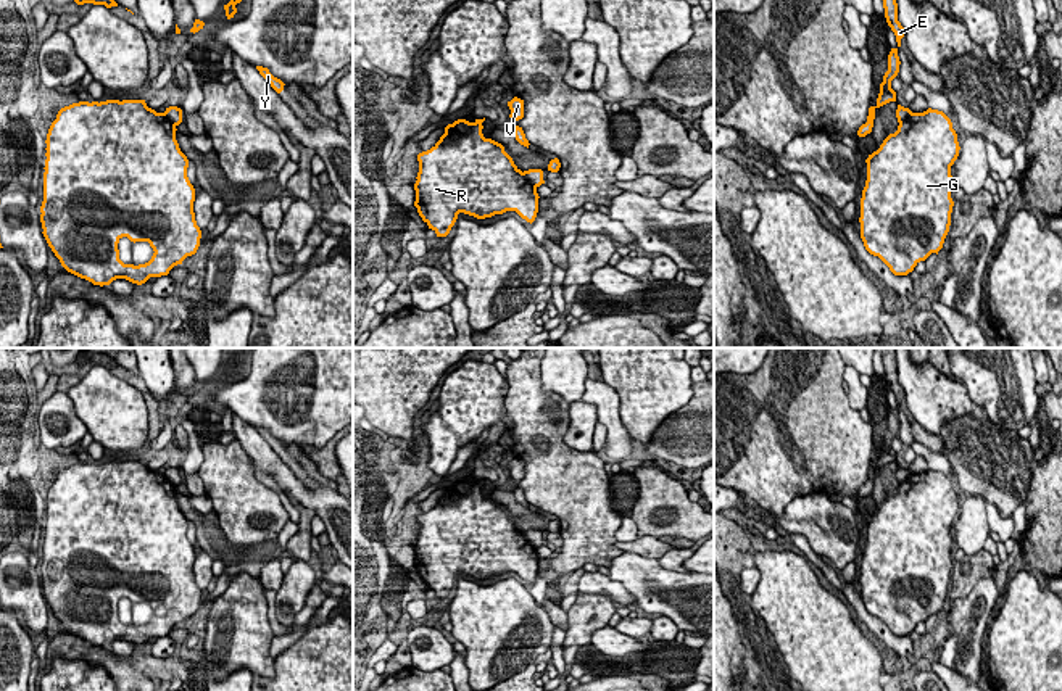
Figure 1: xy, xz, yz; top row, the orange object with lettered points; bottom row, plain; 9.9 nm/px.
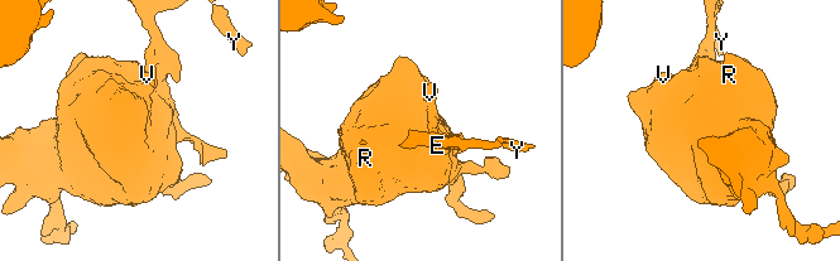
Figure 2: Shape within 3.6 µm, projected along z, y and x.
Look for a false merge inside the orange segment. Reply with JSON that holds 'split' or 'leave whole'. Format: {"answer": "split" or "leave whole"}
{"answer": "split"}

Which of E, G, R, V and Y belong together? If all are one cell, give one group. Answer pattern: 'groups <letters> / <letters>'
groups E V Y / G R

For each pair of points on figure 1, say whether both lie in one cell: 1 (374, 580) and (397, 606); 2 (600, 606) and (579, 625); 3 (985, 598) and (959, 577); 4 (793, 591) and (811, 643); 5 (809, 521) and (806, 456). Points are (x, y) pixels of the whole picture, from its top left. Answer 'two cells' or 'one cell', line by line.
1: two cells
2: one cell
3: two cells
4: one cell
5: two cells

